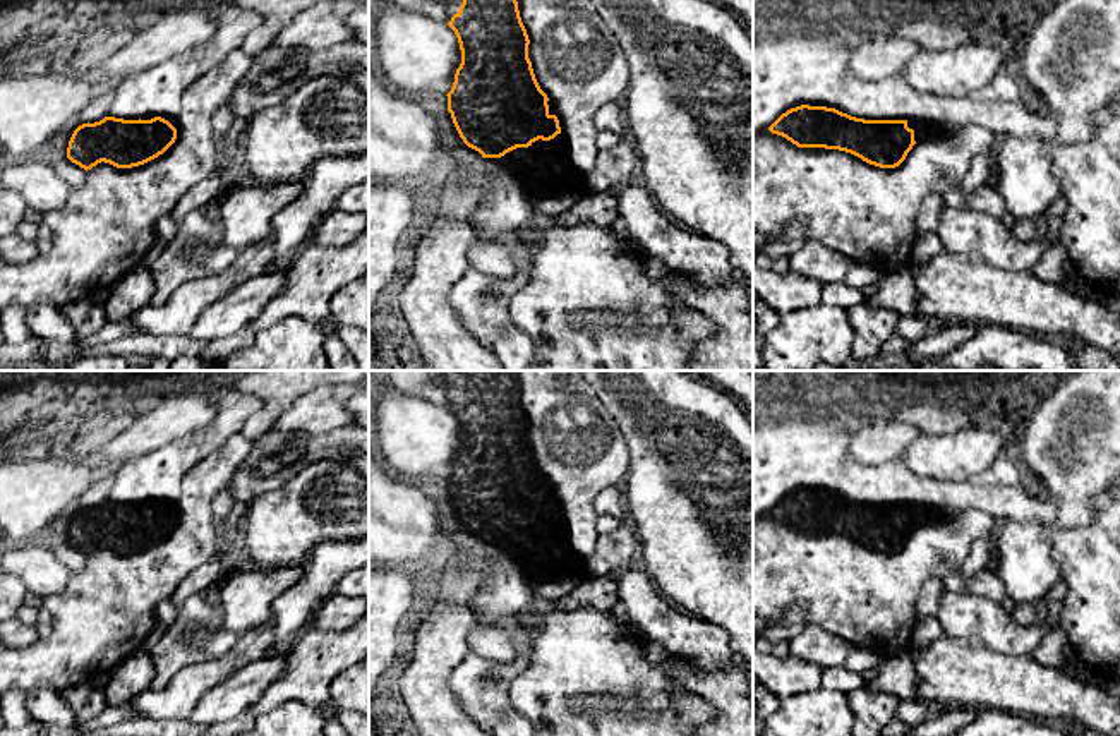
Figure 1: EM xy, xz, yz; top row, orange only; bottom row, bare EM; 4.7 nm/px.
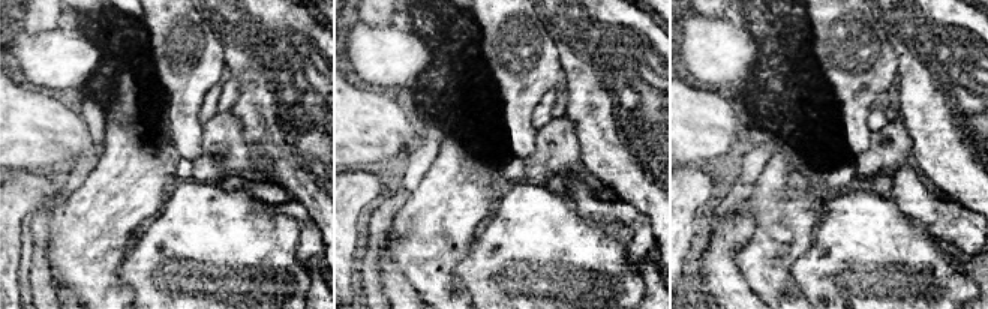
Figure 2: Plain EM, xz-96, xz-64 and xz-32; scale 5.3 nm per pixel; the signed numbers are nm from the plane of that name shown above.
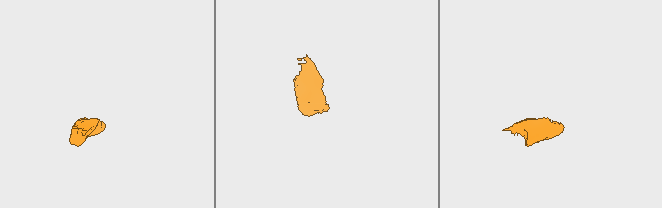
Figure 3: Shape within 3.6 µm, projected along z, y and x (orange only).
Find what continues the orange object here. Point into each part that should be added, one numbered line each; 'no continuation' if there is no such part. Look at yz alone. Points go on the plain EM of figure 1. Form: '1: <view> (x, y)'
1: yz (923, 515)

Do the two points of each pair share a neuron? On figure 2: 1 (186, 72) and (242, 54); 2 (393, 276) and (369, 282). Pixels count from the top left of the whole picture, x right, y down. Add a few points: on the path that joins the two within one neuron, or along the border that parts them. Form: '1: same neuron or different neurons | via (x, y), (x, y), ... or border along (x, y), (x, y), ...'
1: different neurons | border along (210, 29), (222, 47), (227, 63)
2: different neurons | border along (371, 252), (377, 261), (381, 288), (386, 293)

